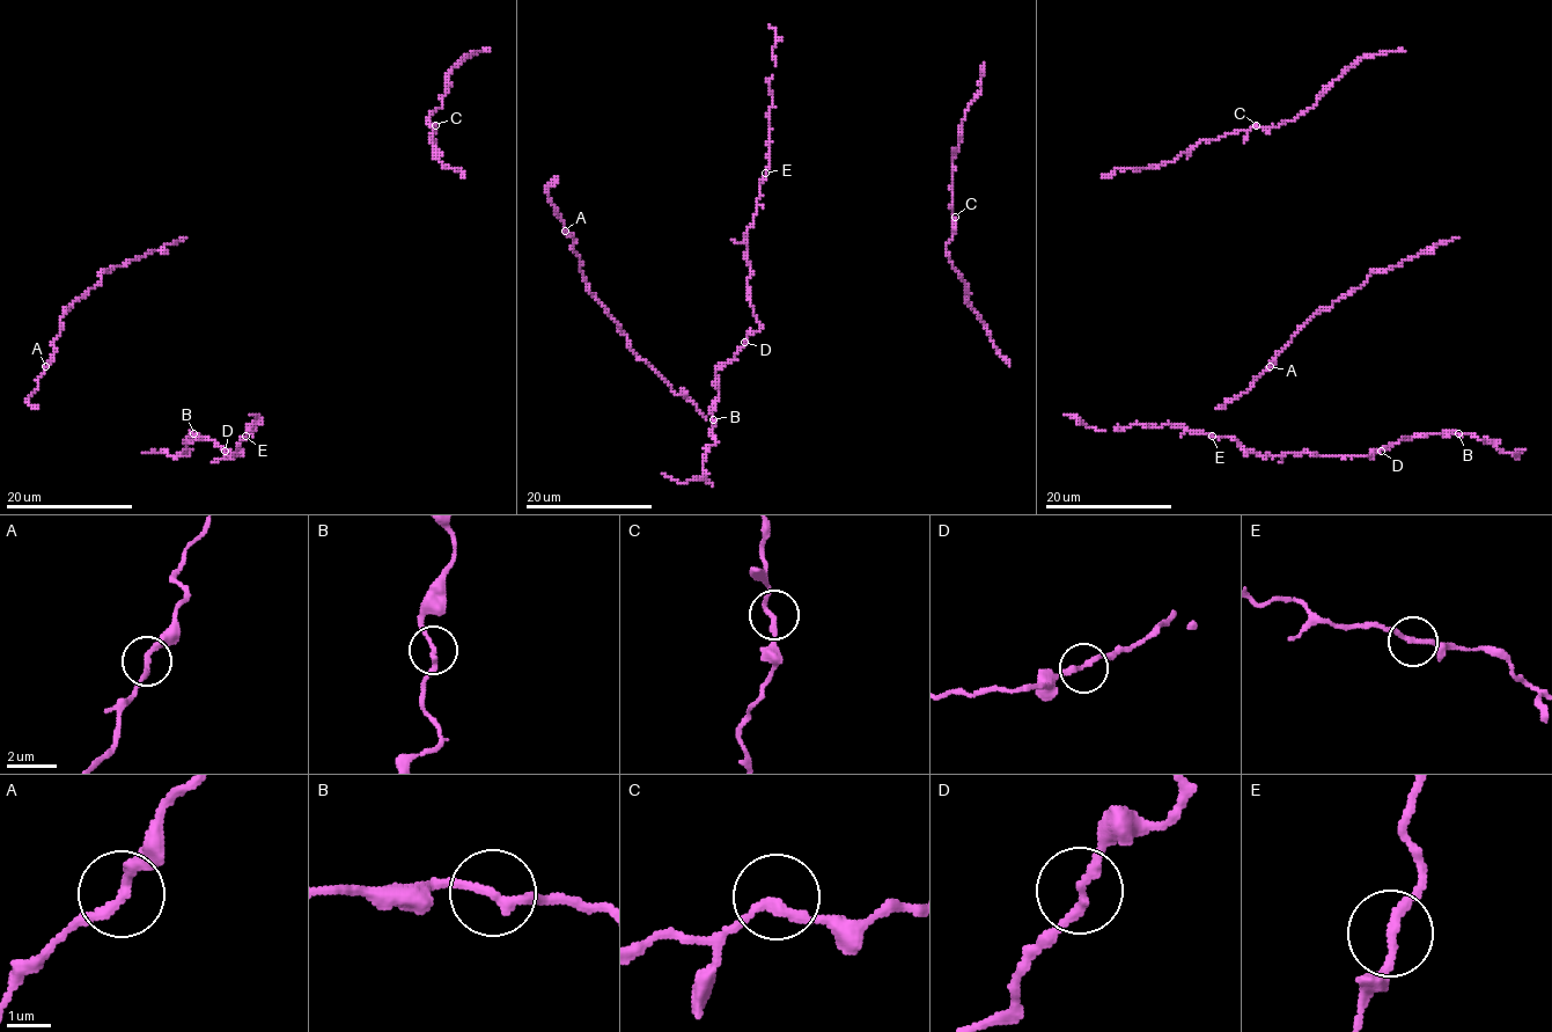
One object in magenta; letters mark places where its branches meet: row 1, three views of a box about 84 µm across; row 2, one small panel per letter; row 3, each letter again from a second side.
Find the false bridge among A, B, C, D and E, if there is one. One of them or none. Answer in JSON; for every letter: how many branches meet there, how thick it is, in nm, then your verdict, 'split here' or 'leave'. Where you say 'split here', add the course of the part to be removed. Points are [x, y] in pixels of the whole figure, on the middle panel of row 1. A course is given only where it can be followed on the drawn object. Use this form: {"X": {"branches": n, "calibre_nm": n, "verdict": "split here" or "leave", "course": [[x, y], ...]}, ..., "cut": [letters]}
{"A": {"branches": 2, "calibre_nm": 220, "verdict": "leave"}, "B": {"branches": 2, "calibre_nm": 200, "verdict": "split here", "course": [[713, 419], [714, 443], [707, 449], [703, 476], [679, 484], [662, 474]]}, "C": {"branches": 2, "calibre_nm": 200, "verdict": "leave"}, "D": {"branches": 2, "calibre_nm": 200, "verdict": "leave"}, "E": {"branches": 2, "calibre_nm": 200, "verdict": "leave"}, "cut": ["B"]}

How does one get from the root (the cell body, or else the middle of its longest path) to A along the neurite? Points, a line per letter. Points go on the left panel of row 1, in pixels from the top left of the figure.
A: (167, 254), (149, 251), (103, 271), (101, 283), (64, 312), (60, 334), (53, 343), (54, 352), (45, 366)

